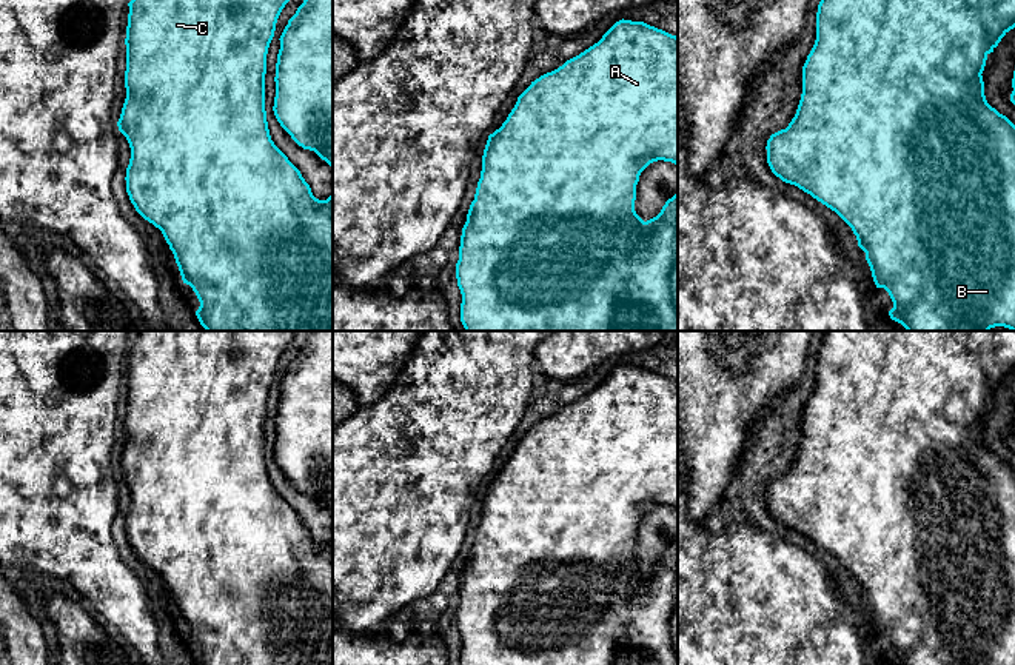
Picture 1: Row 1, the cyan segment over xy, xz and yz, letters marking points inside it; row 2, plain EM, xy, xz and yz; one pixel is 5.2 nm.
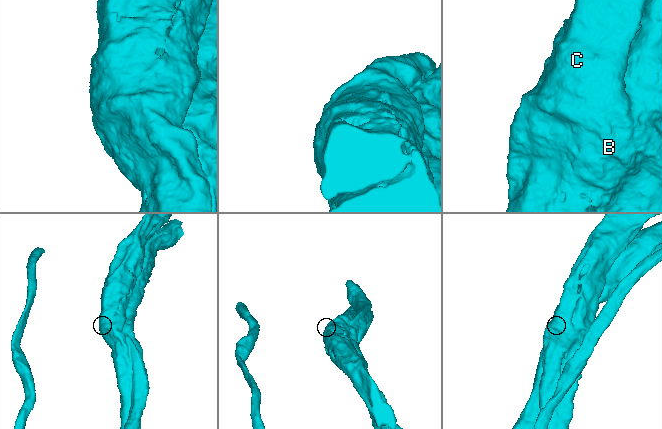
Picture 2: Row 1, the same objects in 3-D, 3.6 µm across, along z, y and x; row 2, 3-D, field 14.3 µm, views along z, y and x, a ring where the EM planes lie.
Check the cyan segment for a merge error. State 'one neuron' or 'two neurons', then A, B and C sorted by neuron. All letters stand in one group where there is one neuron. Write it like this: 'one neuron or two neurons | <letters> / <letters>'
one neuron | A B C

